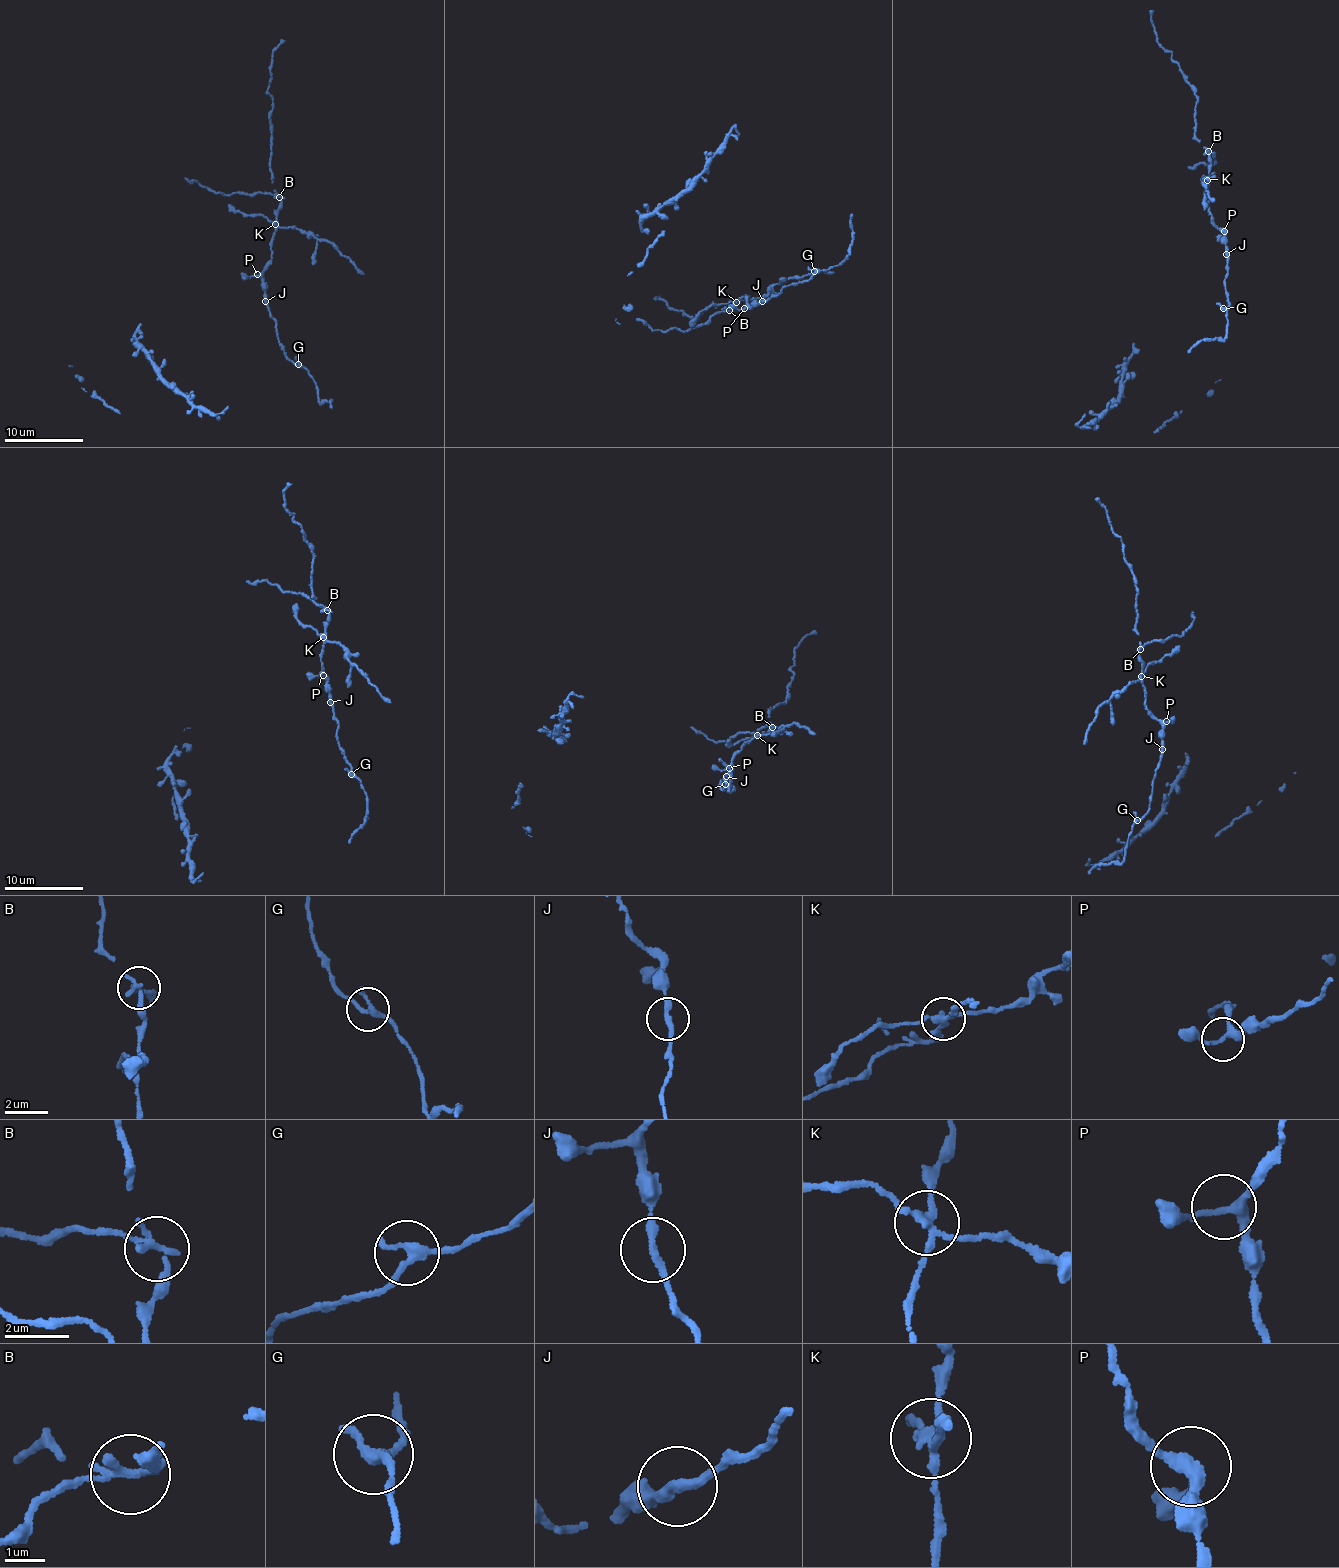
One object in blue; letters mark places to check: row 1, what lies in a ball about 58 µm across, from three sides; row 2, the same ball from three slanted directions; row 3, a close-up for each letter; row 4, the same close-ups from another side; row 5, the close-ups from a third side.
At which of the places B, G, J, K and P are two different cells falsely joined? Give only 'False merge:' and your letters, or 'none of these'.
False merge: B, K

